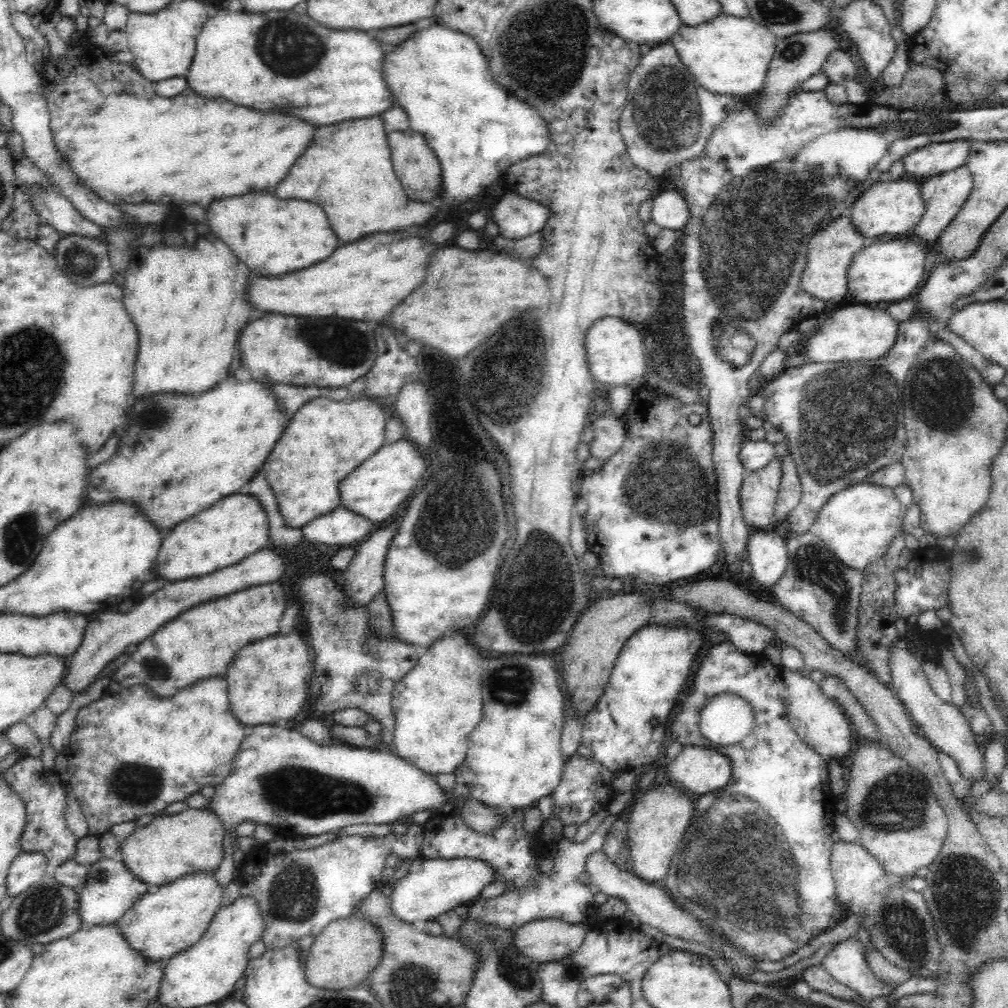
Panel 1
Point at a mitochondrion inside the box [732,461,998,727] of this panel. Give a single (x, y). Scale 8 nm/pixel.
(813, 565)

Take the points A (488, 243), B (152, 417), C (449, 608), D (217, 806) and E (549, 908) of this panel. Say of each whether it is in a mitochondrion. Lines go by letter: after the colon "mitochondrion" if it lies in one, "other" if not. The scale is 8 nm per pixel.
A: other
B: mitochondrion
C: other
D: other
E: other

